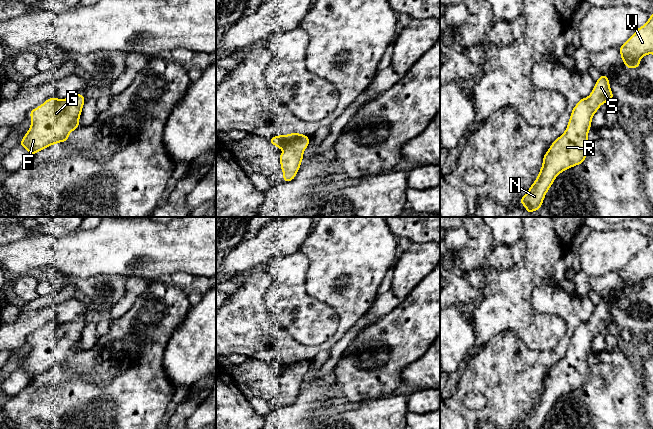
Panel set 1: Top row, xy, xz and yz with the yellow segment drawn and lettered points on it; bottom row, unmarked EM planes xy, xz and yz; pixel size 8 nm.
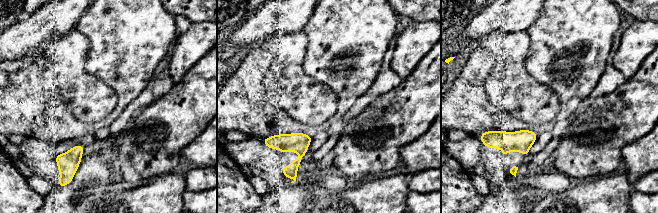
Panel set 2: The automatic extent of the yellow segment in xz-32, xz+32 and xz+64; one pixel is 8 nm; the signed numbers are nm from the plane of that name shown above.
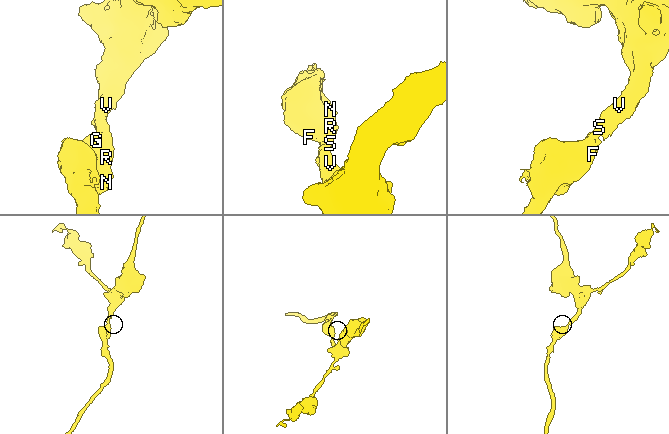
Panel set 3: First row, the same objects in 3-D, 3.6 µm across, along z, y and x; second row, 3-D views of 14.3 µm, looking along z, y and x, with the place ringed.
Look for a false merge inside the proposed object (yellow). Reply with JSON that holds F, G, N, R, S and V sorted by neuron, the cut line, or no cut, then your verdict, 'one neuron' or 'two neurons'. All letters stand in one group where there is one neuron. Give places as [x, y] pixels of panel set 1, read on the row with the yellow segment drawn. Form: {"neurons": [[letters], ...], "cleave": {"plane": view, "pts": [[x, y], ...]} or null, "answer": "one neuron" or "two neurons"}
{"neurons": [["F", "G", "N", "R", "S", "V"]], "cleave": null, "answer": "one neuron"}

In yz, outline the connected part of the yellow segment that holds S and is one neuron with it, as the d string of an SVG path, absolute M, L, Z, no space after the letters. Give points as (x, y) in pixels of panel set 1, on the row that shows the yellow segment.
M603 74L596 81L591 94L575 105L571 112L565 132L550 146L543 157L543 164L535 182L520 203L526 206L526 213L539 211L544 197L555 178L563 171L582 164L588 154L588 131L591 129L592 117L600 104L614 99L608 76Z

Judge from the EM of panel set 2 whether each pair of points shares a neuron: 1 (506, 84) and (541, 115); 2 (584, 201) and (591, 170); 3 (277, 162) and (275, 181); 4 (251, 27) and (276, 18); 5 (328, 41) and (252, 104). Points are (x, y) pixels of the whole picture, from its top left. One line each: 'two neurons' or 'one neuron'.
1: one neuron
2: two neurons
3: one neuron
4: one neuron
5: one neuron

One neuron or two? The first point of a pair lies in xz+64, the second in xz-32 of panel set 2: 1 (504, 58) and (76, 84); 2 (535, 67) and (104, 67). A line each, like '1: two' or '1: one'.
1: one
2: one

